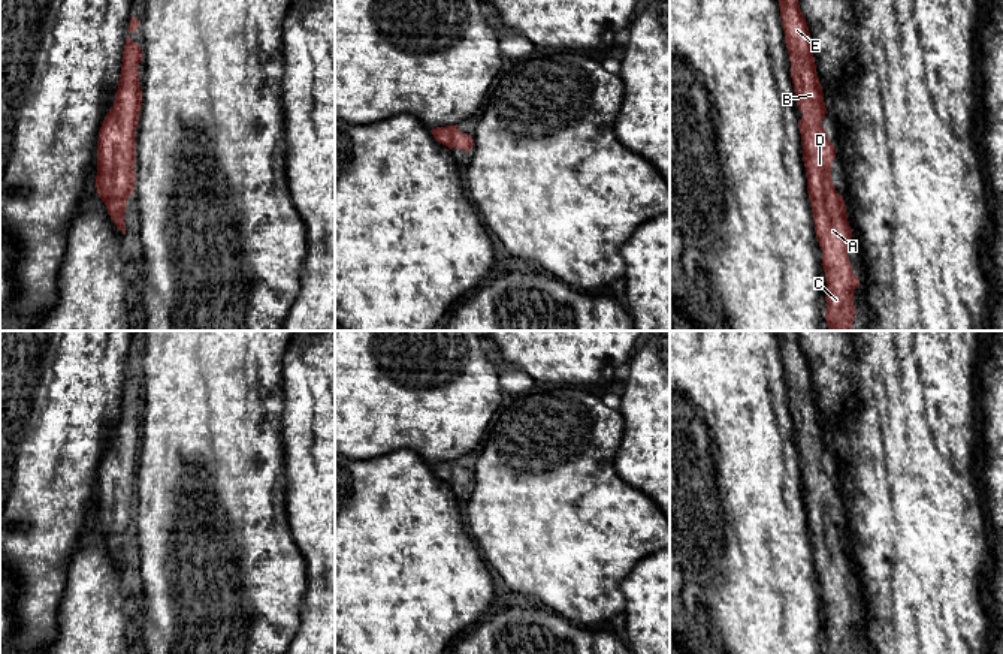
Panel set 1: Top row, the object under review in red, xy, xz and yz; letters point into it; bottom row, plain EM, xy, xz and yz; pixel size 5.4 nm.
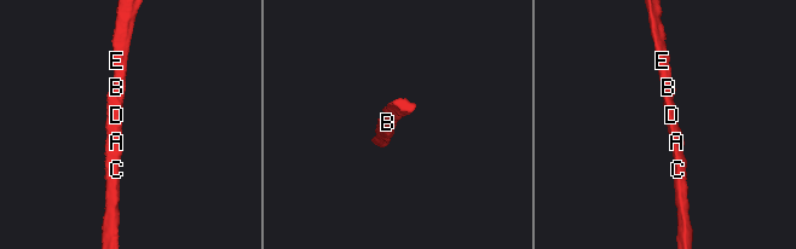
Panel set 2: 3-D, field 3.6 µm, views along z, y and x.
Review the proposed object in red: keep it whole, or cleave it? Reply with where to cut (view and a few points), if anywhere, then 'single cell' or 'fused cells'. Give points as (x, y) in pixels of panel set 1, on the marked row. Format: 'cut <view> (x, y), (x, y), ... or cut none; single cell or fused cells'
cut none; single cell

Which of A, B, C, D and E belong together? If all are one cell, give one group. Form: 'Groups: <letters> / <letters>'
Groups: A B C D E

